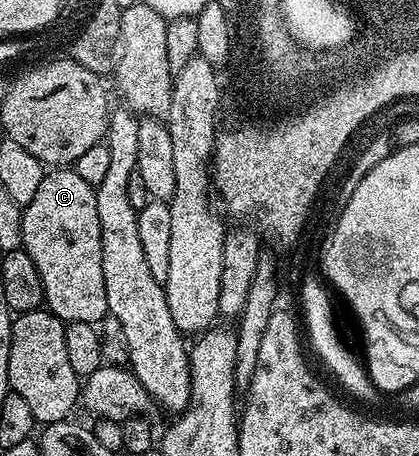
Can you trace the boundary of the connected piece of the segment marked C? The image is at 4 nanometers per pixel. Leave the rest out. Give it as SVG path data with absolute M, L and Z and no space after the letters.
M56 167L45 172L34 199L31 199L28 205L23 206L22 209L22 247L30 255L30 259L34 259L34 267L38 267L38 275L42 279L42 287L44 288L44 305L48 312L53 313L59 321L96 325L100 323L103 317L107 318L109 316L108 300L106 299L106 279L102 275L102 227L98 223L96 190L90 183L86 183L86 179L82 179L82 175L76 173L75 168Z

